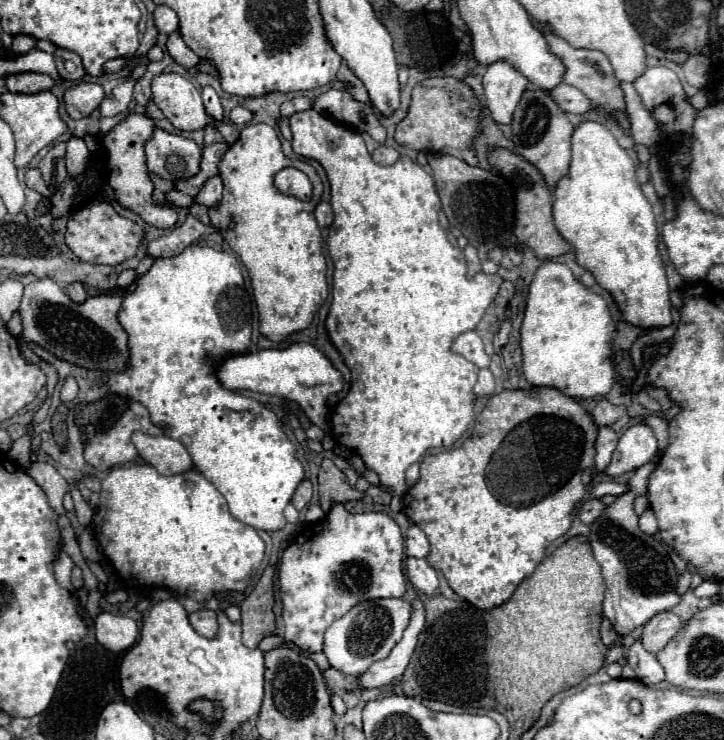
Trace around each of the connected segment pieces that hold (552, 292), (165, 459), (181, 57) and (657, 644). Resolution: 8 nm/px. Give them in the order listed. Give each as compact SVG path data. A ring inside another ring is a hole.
M544 261L538 267L530 283L530 291L526 299L526 313L524 313L524 321L520 327L522 372L528 379L528 383L536 387L550 385L550 387L560 389L564 395L578 397L578 399L588 399L596 395L604 397L614 385L614 365L612 365L614 343L612 341L616 339L616 333L618 333L618 327L616 327L616 321L612 321L608 303L598 293L582 285L572 275L568 265L556 263L556 261Z
M134 433L132 443L136 445L140 457L162 475L178 475L194 467L186 447L172 437L152 437L146 433Z
M170 33L170 35L168 35L166 49L168 49L170 57L172 57L178 65L182 65L182 67L186 67L186 69L196 67L196 63L200 61L200 57L198 57L196 53L192 53L192 51L184 45L184 41L182 41L182 37L180 37L178 33Z
M672 611L658 613L642 629L640 641L642 641L644 649L650 653L658 653L678 633L680 625L682 625L682 621Z

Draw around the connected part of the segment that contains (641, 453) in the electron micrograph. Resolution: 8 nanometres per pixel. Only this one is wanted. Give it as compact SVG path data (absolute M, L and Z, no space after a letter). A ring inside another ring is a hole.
M644 423L632 425L622 433L606 473L618 477L622 473L636 471L638 467L648 463L654 455L656 455L656 437L652 429L646 427Z

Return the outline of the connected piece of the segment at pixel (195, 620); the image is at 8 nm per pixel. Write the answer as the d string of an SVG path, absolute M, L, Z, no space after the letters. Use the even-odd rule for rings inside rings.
M202 609L202 611L190 613L188 617L190 617L190 625L196 629L198 635L212 639L218 633L218 613L216 611Z

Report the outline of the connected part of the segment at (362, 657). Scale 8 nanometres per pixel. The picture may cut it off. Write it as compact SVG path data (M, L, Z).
M374 599L358 603L328 627L324 637L324 655L340 673L352 677L364 675L374 661L386 659L392 647L402 639L402 633L410 621L410 611L412 605L404 599Z

